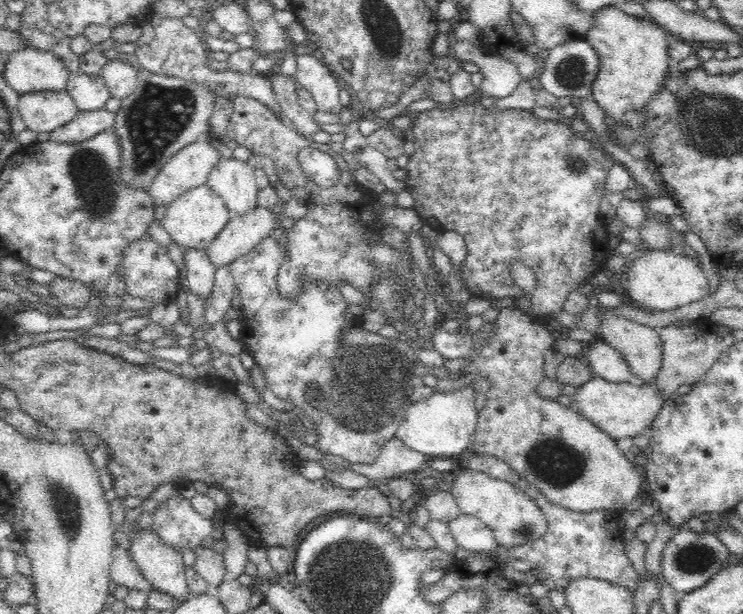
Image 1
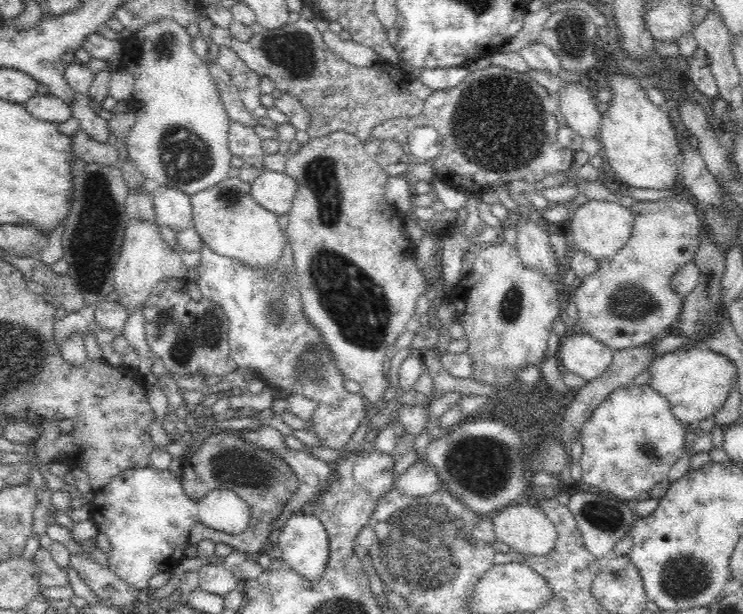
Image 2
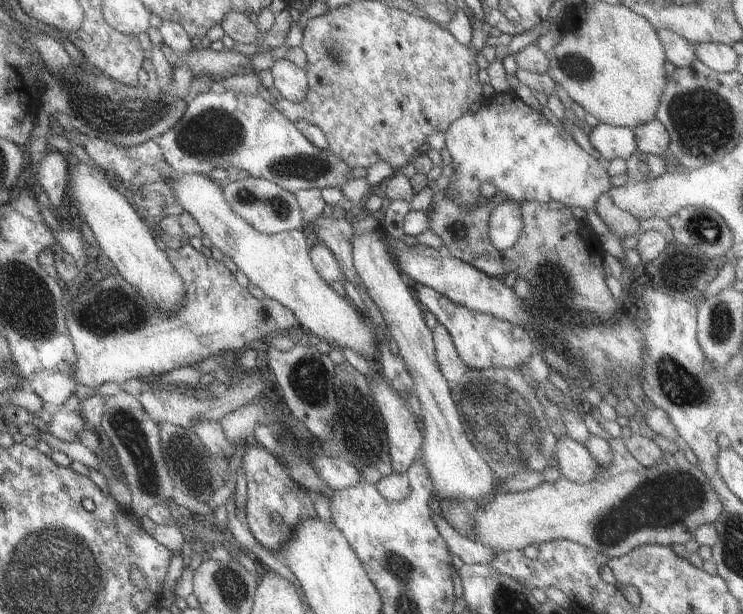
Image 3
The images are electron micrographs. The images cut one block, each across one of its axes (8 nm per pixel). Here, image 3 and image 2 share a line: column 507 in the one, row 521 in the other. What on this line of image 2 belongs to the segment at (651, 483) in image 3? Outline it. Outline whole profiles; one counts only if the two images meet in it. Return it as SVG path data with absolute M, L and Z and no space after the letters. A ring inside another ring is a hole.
M521 500L499 510L492 519L496 540L519 553L543 555L554 548L557 530L540 506Z

